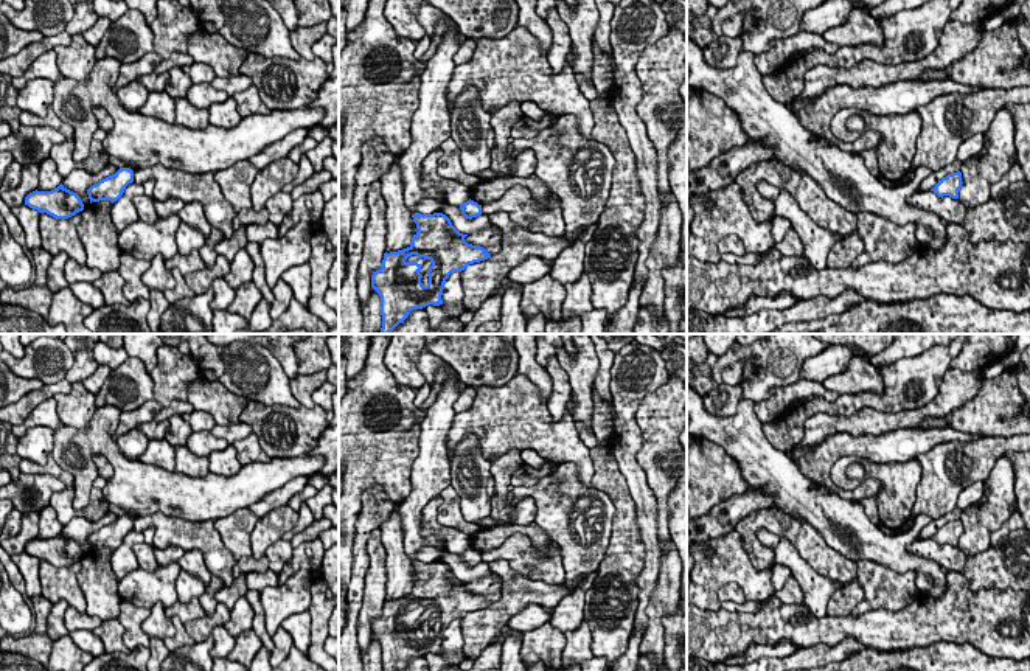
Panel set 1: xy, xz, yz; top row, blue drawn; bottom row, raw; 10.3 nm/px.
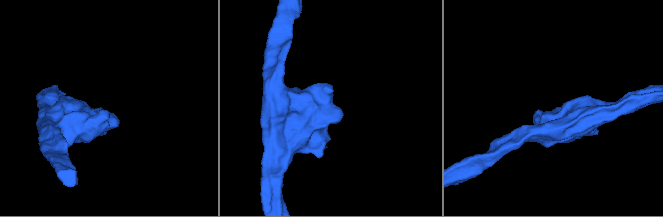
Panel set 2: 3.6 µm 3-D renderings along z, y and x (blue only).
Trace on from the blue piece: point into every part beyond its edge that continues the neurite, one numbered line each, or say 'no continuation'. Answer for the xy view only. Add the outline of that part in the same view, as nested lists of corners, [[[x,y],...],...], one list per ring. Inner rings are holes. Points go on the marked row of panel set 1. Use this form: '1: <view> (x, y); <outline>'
no continuation

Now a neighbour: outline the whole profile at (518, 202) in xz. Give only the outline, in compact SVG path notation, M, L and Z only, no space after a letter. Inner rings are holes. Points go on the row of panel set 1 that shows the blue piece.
M522 185L510 188L499 200L482 205L482 211L486 216L505 211L516 225L533 233L559 238L565 231L559 199L550 196L548 203L539 207L531 191Z

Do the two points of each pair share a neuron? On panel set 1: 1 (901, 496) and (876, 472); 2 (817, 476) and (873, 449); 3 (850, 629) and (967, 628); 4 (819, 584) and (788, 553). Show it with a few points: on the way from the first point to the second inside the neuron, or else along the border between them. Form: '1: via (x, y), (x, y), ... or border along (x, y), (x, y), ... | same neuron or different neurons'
1: via (897, 490), (883, 476) | same neuron
2: via (825, 460), (838, 448), (858, 448) | same neuron
3: via (880, 628), (937, 628) | same neuron
4: via (810, 580), (794, 563) | same neuron

